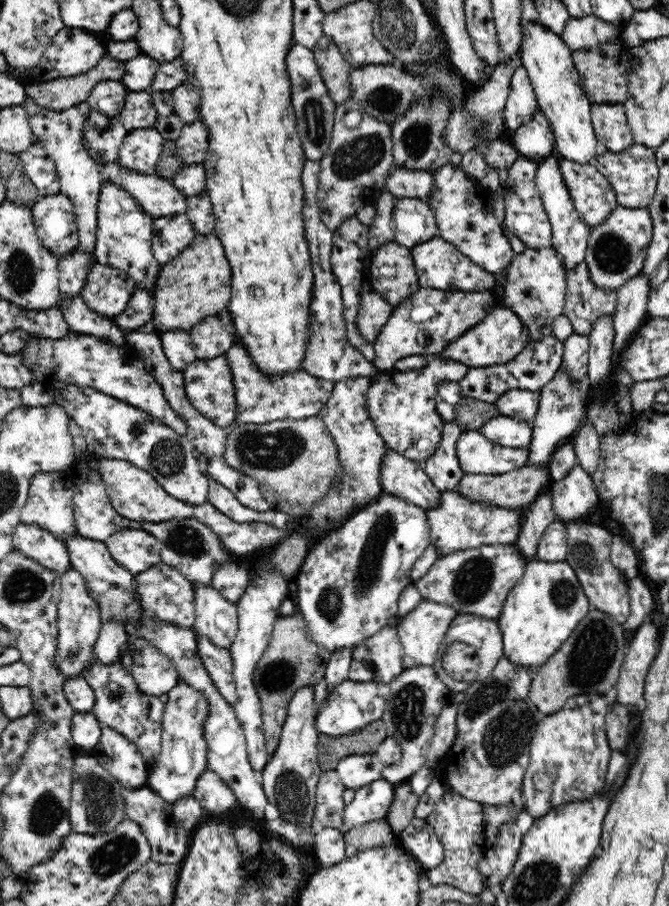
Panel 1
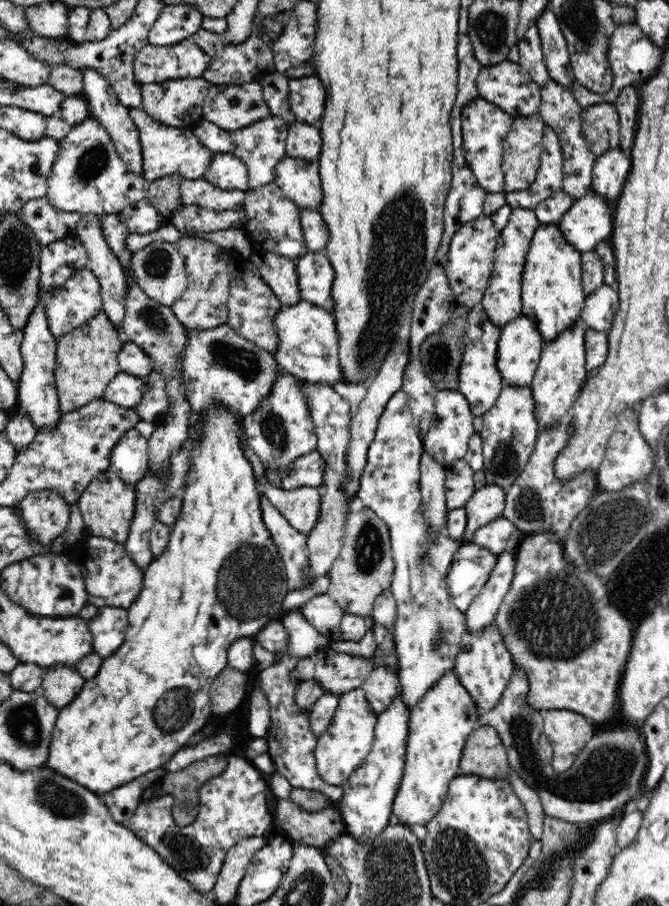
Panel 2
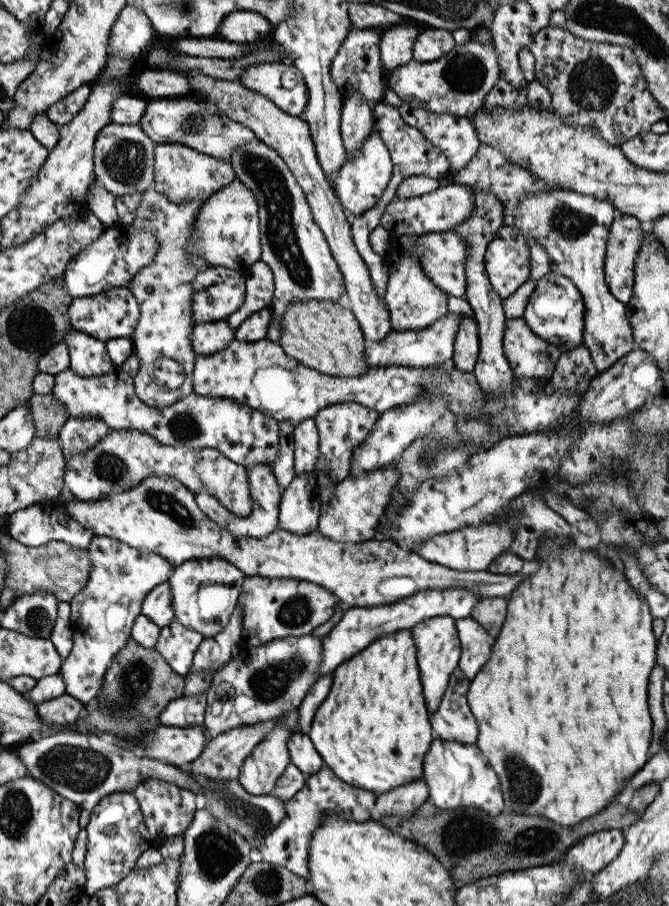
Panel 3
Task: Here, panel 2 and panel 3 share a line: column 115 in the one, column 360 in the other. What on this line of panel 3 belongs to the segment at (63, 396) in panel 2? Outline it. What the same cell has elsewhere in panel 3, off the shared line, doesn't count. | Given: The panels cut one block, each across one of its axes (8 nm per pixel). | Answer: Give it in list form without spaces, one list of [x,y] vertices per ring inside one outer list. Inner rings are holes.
[[[310,300],[290,304],[282,316],[282,336],[278,340],[284,352],[307,368],[329,376],[359,378],[372,367],[364,359],[364,333],[352,310],[338,303]]]

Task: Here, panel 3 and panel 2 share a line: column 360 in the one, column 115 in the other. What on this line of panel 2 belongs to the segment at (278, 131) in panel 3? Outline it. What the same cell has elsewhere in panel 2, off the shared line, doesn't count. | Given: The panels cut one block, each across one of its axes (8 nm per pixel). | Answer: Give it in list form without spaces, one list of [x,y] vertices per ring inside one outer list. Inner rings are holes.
[[[98,214],[82,215],[80,222],[78,222],[76,232],[83,247],[86,248],[89,257],[86,268],[98,276],[103,312],[106,313],[110,322],[119,330],[119,339],[126,343],[128,341],[126,333],[122,330],[122,321],[125,316],[125,299],[128,290],[125,282],[126,274],[124,274],[124,269],[122,269],[118,257],[114,256],[114,252],[110,251],[110,247],[108,247],[108,243],[106,243],[106,237],[102,237],[102,226],[99,223],[100,219],[101,215]]]

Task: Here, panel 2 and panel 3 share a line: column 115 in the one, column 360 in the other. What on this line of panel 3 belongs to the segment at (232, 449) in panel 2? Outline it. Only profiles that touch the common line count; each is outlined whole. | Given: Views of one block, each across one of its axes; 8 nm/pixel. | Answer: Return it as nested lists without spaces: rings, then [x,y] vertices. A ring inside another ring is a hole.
[[[406,628],[390,633],[390,636],[380,636],[332,672],[330,694],[318,708],[308,736],[326,766],[340,781],[353,788],[381,795],[423,780],[424,757],[436,738],[429,722],[416,651],[412,628]]]

